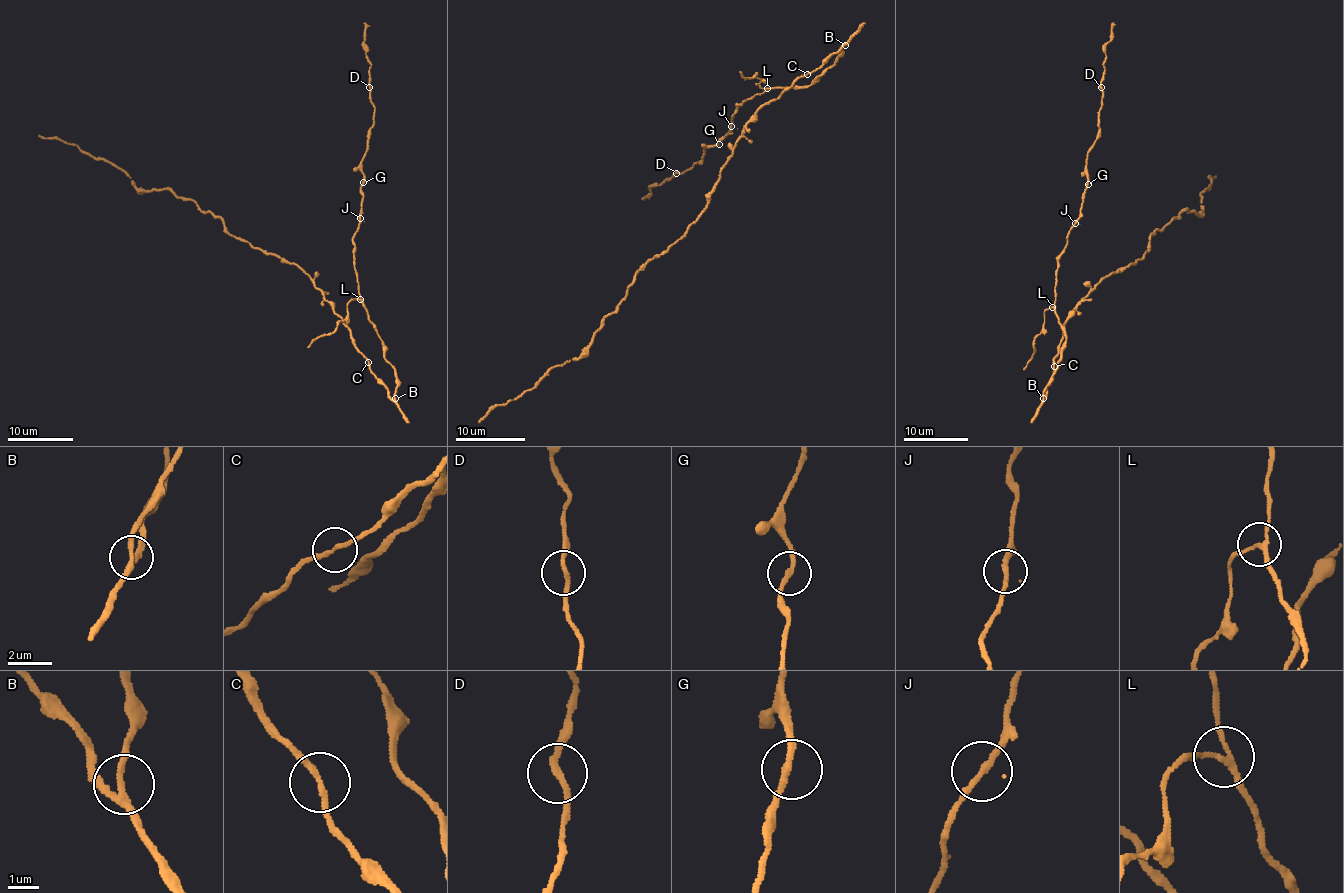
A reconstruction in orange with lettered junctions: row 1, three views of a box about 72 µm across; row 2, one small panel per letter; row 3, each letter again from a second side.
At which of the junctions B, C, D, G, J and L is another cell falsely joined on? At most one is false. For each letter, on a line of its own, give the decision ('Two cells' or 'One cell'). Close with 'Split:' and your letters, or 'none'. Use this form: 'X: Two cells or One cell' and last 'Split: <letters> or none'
B: One cell
C: One cell
D: One cell
G: One cell
J: One cell
L: Two cells
Split: L

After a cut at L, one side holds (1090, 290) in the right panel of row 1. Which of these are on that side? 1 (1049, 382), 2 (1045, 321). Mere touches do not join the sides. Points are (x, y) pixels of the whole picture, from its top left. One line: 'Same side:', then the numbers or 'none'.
Same side: 1

